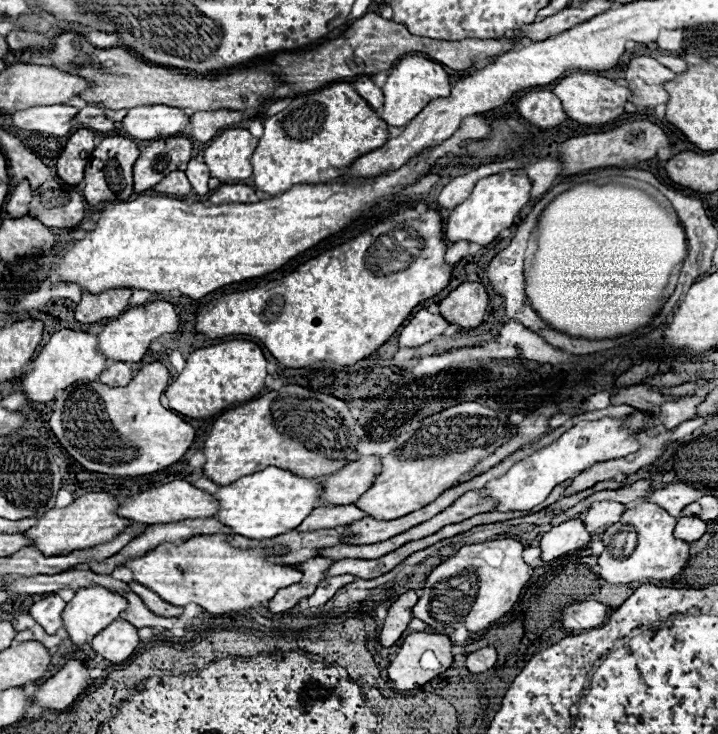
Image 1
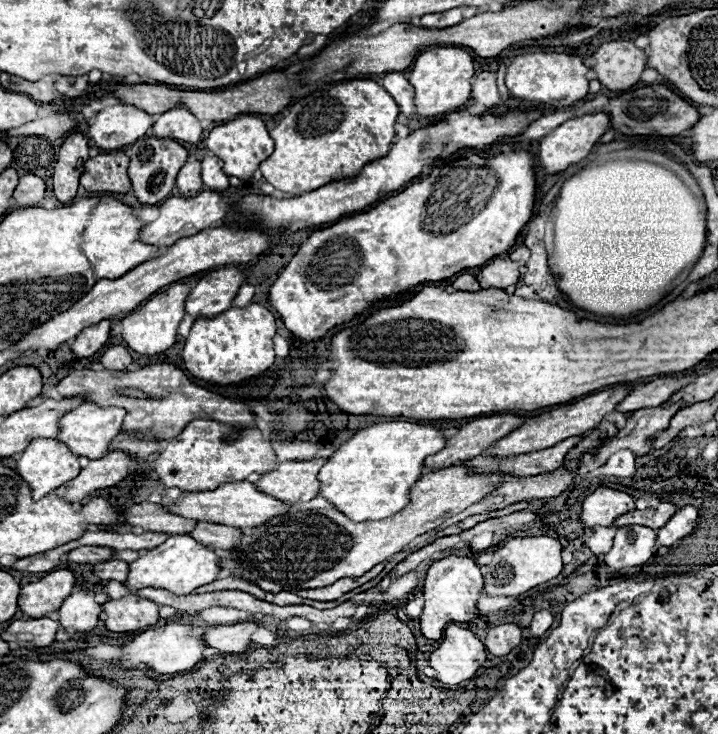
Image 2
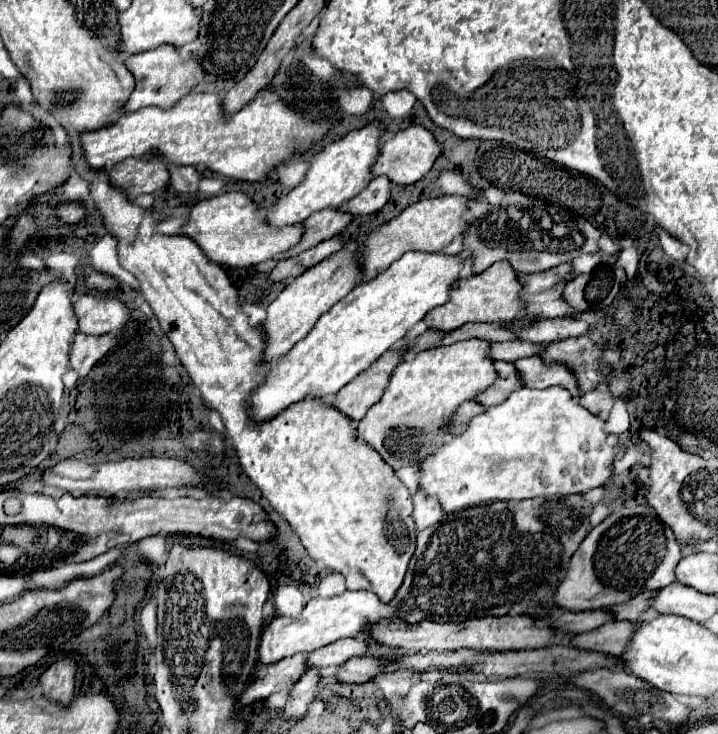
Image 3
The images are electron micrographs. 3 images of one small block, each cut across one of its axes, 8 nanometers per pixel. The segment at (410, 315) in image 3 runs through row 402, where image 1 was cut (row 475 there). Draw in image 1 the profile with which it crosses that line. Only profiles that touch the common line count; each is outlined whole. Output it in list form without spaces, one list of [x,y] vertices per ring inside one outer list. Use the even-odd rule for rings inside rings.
[[[268,466],[262,472],[236,480],[234,484],[220,486],[218,492],[214,492],[212,496],[216,496],[216,502],[220,504],[216,518],[224,526],[252,540],[268,540],[294,530],[296,524],[300,524],[318,506],[320,490],[322,486],[314,478],[300,478],[290,474],[288,470]]]

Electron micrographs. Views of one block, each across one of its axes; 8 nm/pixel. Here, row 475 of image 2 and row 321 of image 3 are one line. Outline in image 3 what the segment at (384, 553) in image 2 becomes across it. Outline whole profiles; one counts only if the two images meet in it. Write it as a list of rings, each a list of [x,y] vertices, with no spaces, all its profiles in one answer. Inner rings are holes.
[[[496,262],[486,272],[462,278],[460,284],[456,284],[456,288],[452,290],[448,304],[428,312],[430,316],[426,316],[426,324],[428,328],[452,332],[468,322],[510,322],[526,310],[526,302],[522,300],[522,296],[524,292],[522,282],[518,280],[518,272],[508,262]]]

